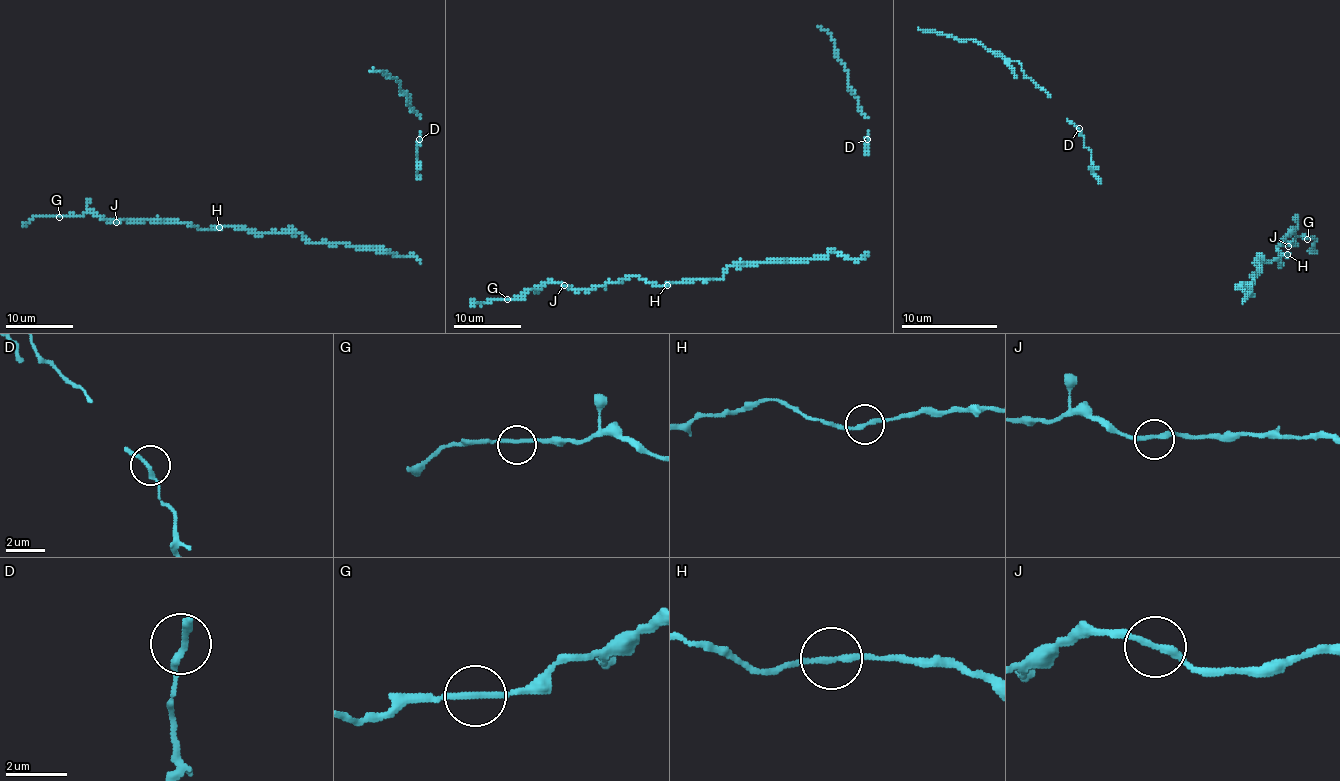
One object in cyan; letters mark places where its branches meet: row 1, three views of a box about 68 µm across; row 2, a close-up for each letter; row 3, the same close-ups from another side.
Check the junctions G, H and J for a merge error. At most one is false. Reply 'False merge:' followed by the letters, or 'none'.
False merge: H

